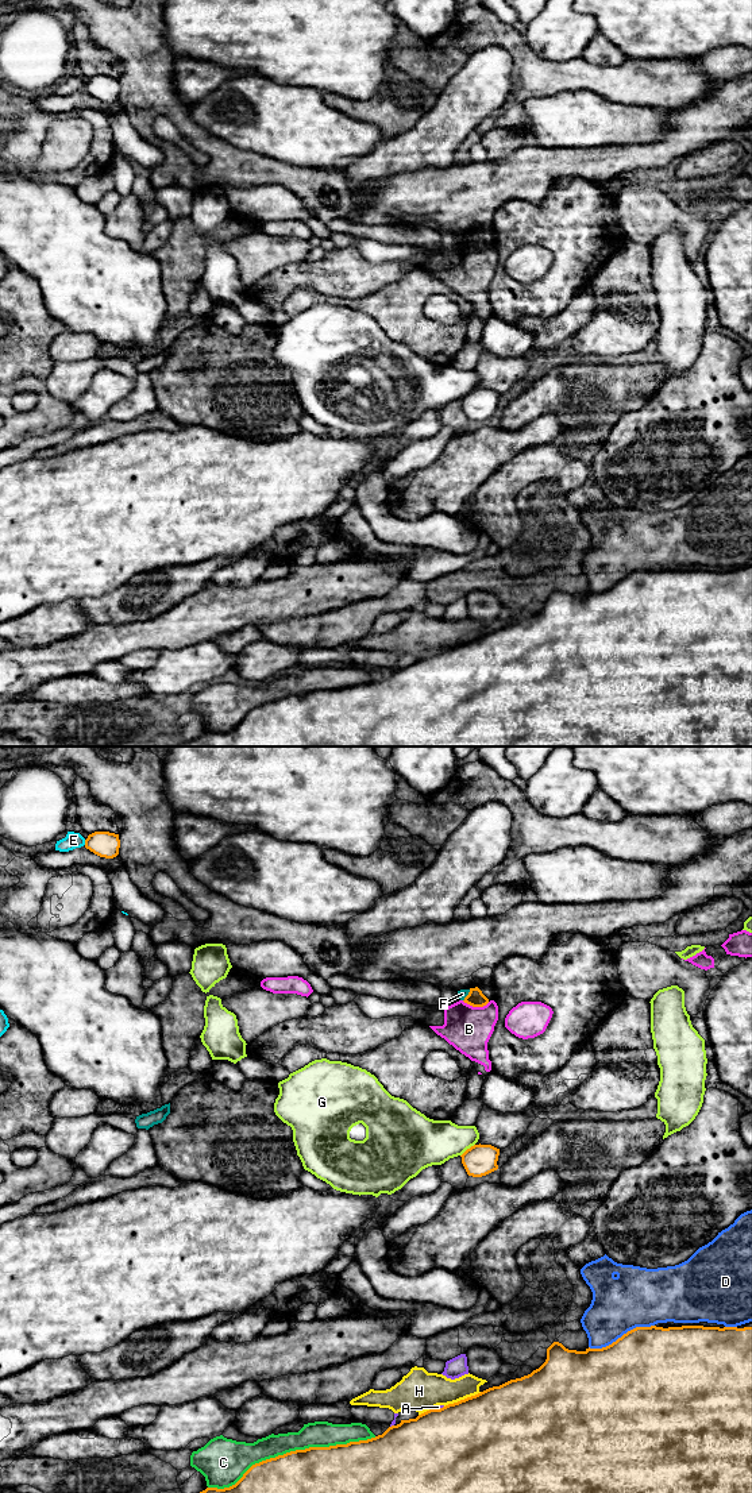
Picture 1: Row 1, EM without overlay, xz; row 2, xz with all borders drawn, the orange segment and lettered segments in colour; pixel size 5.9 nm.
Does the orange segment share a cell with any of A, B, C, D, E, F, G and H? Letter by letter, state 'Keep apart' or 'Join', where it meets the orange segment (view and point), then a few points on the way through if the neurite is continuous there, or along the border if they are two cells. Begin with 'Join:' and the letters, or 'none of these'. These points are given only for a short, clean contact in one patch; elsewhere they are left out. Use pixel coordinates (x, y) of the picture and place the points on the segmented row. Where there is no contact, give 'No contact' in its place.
Join: none of these
A: Keep apart. Touches orange at xz (438, 1409)
B: Keep apart. Touches orange at xz (475, 1006)
C: Keep apart. Touches orange at xz (292, 1451)
D: Keep apart. Touches orange at xz (623, 1335)
E: Keep apart. Touches orange at xz (85, 843). Boundary: xz (84, 840), (85, 844)
F: Keep apart. Touches orange at xz (467, 995). Boundary: xz (470, 990), (463, 1000)
G: Keep apart. Touches orange at xz (467, 1149)
H: Keep apart. Touches orange at xz (462, 1400)

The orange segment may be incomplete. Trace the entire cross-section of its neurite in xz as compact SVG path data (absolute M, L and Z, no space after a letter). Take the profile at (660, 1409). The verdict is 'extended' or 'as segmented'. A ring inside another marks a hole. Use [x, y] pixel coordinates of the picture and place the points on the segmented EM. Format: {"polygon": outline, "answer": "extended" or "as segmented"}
{"polygon": "M752 1322L724 1328L699 1324L682 1326L679 1323L674 1326L636 1327L606 1347L589 1347L585 1351L568 1350L562 1343L554 1342L547 1349L545 1362L528 1376L489 1388L440 1409L429 1409L416 1419L401 1420L400 1424L389 1427L382 1435L367 1440L329 1447L309 1447L262 1461L252 1465L235 1485L224 1489L207 1488L200 1493L752 1493Z", "answer": "extended"}

